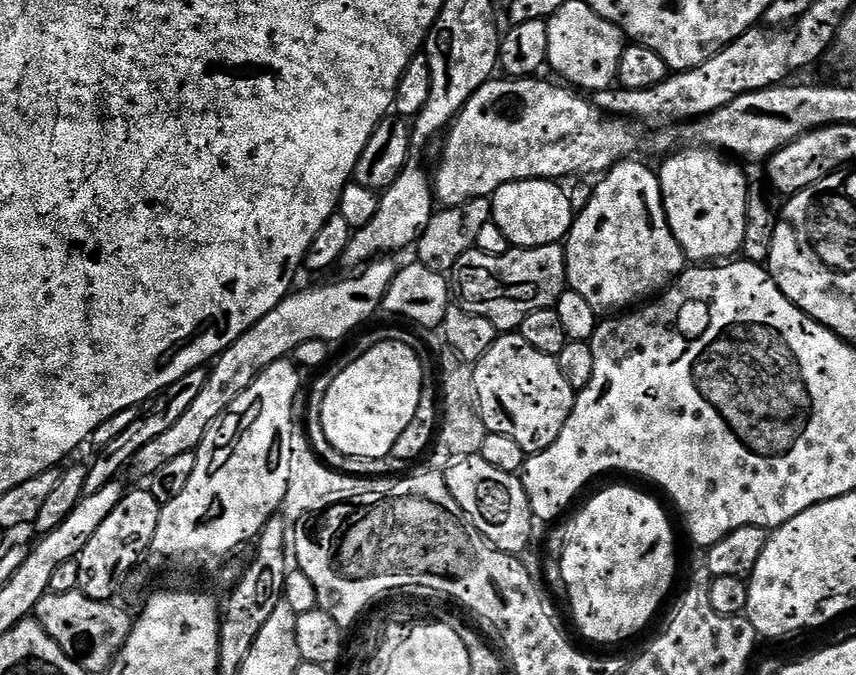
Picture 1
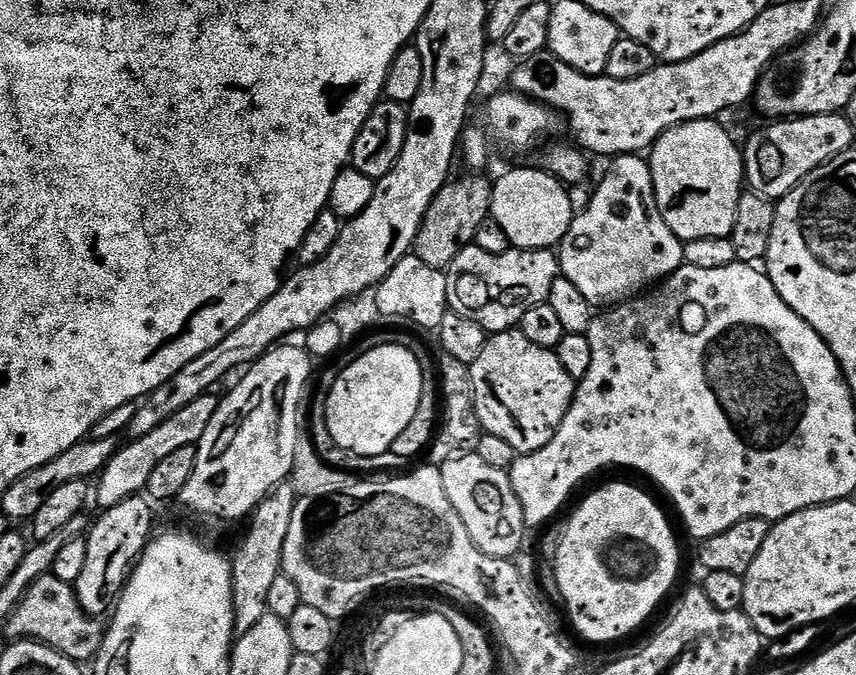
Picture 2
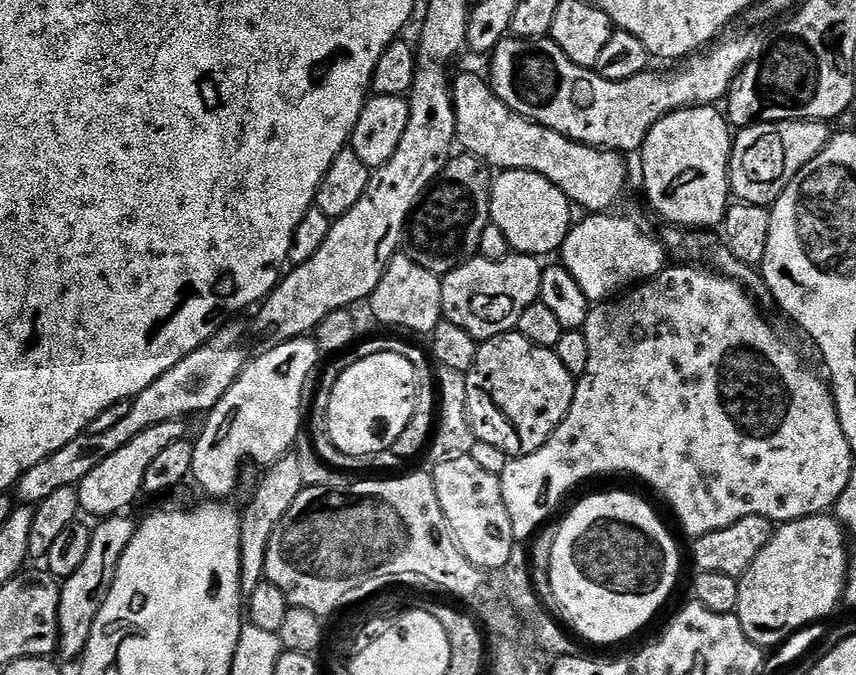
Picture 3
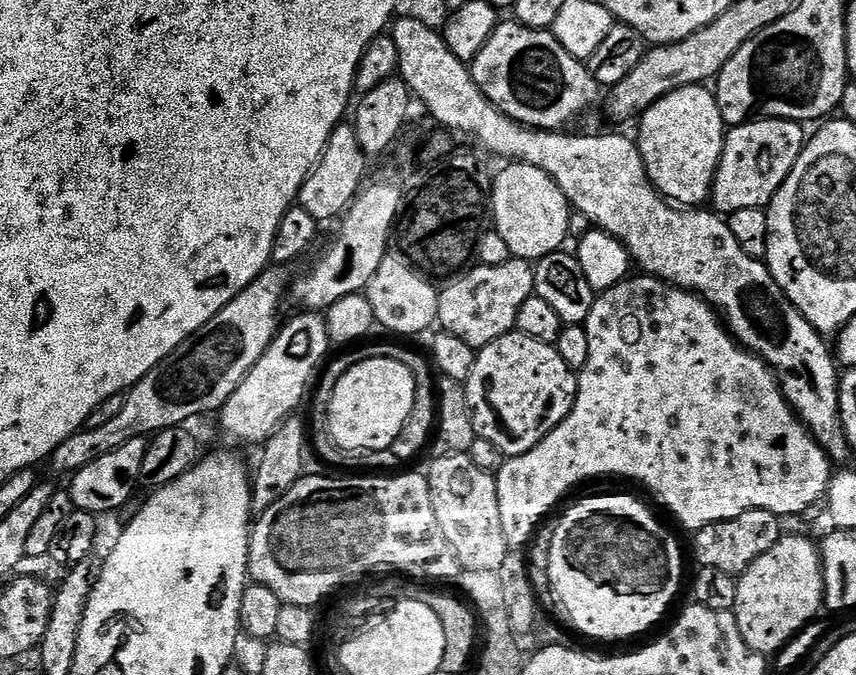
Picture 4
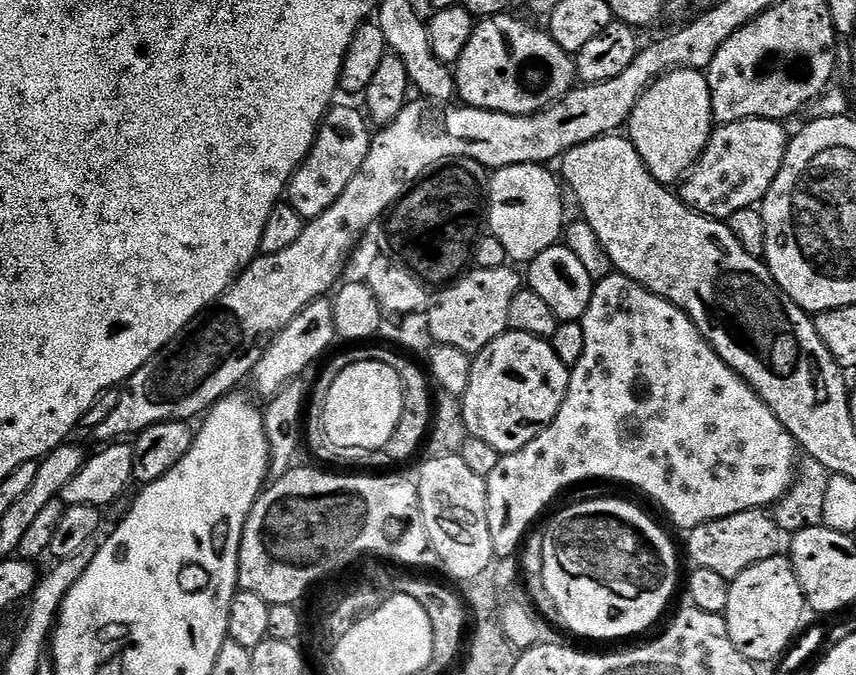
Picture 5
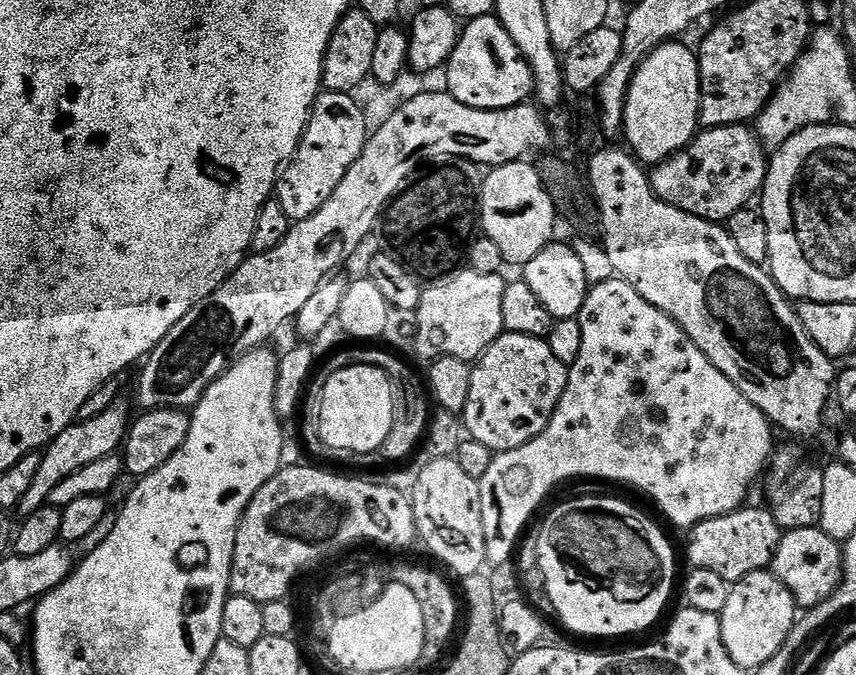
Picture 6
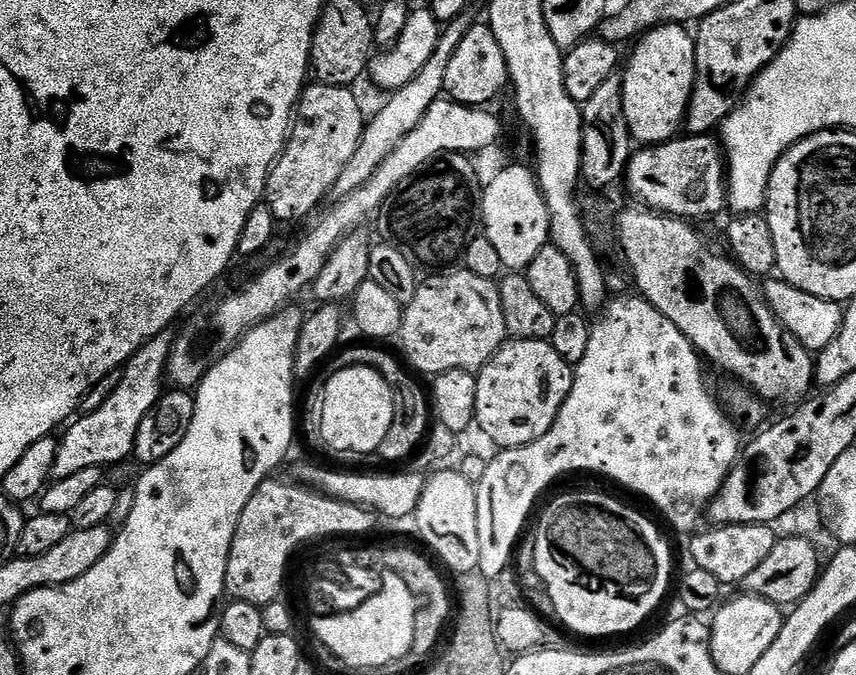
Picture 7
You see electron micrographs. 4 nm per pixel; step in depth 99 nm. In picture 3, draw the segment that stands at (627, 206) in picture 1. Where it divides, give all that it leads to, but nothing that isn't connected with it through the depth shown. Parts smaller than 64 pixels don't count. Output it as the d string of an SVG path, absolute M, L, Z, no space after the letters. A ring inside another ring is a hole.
M590 214L586 222L572 225L568 229L568 237L564 239L563 248L558 252L564 268L570 270L570 274L574 274L574 282L582 286L582 294L586 294L589 302L611 300L645 280L652 280L666 267L666 248L657 237L656 241L638 221L631 220L628 216L612 215L616 214Z

